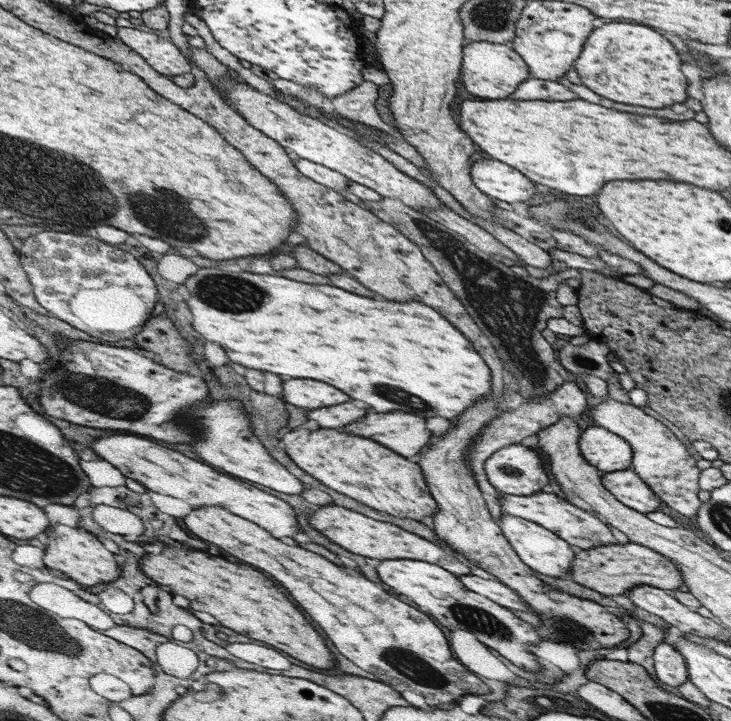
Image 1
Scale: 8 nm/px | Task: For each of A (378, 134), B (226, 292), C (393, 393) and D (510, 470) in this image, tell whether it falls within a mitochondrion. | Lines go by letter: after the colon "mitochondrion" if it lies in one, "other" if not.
A: other
B: mitochondrion
C: mitochondrion
D: mitochondrion

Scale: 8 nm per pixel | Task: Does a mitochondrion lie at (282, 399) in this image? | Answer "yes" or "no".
no

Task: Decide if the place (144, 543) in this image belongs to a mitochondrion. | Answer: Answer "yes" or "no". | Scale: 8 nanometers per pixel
no

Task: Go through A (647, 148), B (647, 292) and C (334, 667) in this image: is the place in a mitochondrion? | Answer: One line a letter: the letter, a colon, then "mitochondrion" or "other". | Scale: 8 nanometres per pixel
A: other
B: other
C: other

